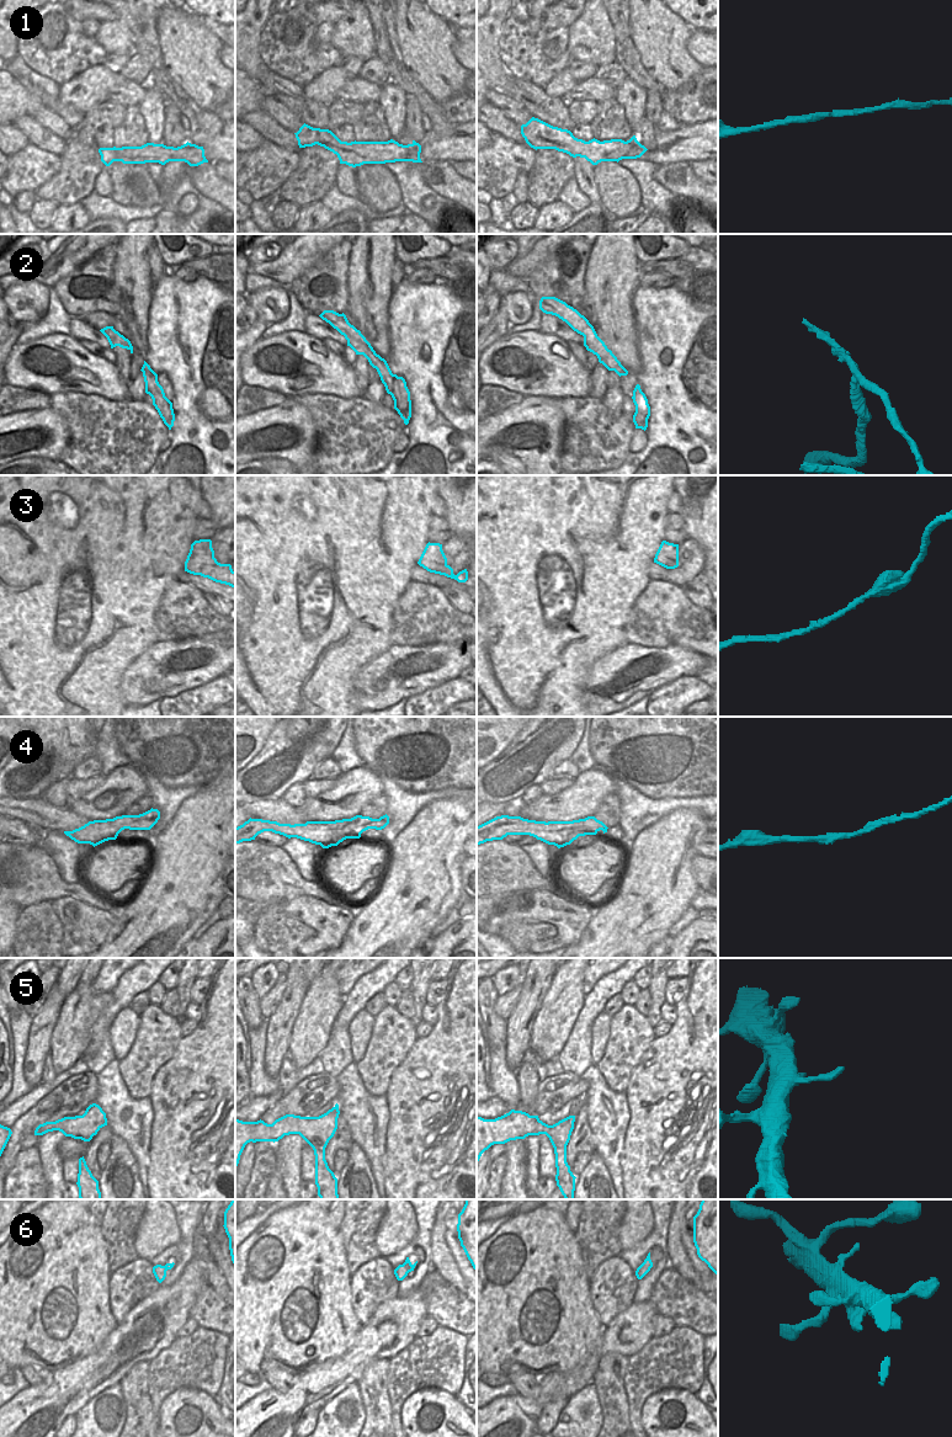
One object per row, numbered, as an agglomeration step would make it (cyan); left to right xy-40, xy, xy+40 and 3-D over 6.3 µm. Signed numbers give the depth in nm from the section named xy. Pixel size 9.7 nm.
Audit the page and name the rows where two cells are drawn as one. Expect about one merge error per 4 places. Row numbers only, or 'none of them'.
2

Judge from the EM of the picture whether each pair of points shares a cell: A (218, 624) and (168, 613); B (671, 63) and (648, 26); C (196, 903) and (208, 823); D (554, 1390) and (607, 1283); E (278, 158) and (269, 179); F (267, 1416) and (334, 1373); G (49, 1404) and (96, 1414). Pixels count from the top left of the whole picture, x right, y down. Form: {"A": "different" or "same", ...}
{"A": "same", "B": "same", "C": "same", "D": "different", "E": "same", "F": "same", "G": "different"}

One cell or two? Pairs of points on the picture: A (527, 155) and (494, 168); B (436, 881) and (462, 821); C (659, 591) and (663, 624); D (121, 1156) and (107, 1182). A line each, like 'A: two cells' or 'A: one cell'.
A: one cell
B: one cell
C: one cell
D: one cell

